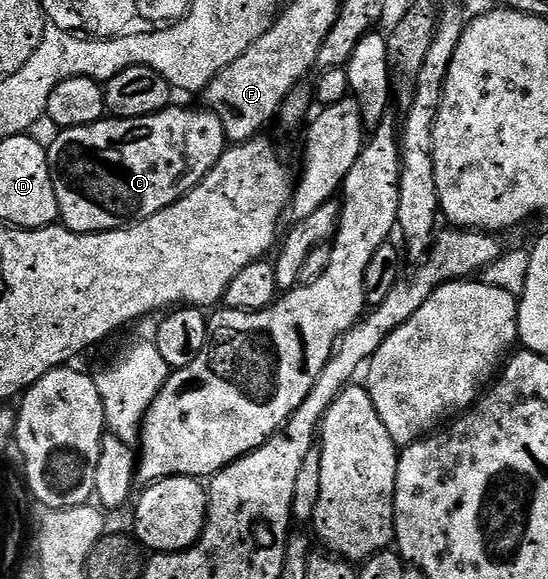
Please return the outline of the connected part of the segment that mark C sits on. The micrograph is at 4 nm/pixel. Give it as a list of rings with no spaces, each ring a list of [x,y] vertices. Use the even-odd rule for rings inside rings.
[[[170,106],[161,112],[143,118],[131,118],[130,120],[102,118],[99,122],[87,126],[60,129],[56,133],[57,137],[51,142],[48,141],[47,144],[51,182],[55,186],[55,198],[57,199],[60,223],[64,227],[70,228],[72,232],[110,232],[116,228],[127,228],[130,224],[137,224],[140,220],[151,218],[155,214],[159,214],[159,210],[171,206],[177,200],[182,200],[192,188],[199,186],[201,179],[217,165],[219,158],[224,154],[227,147],[223,122],[219,122],[219,118],[211,111],[200,111],[196,112],[193,108]]]

